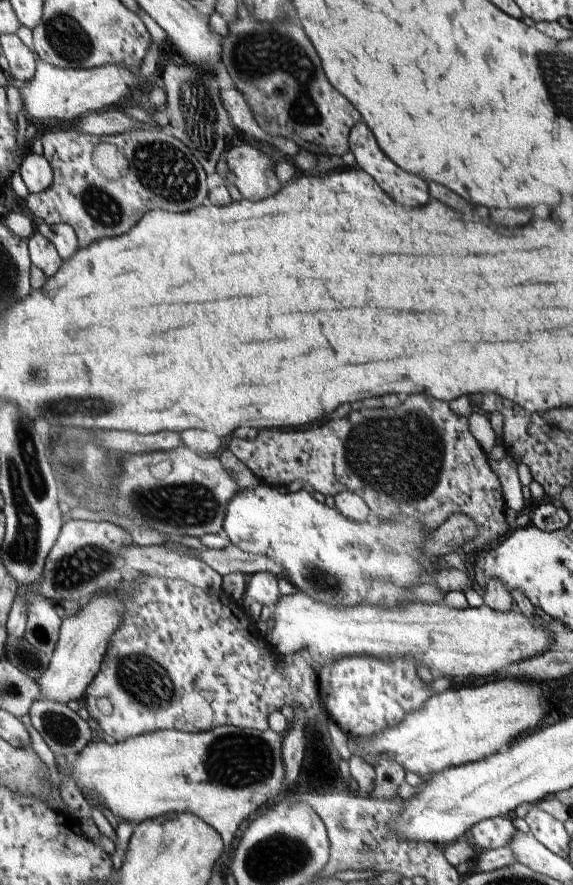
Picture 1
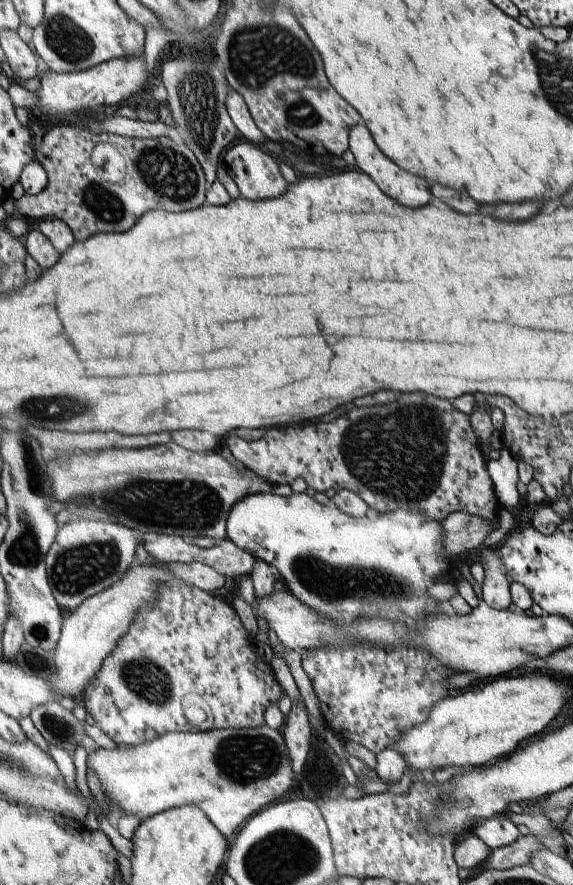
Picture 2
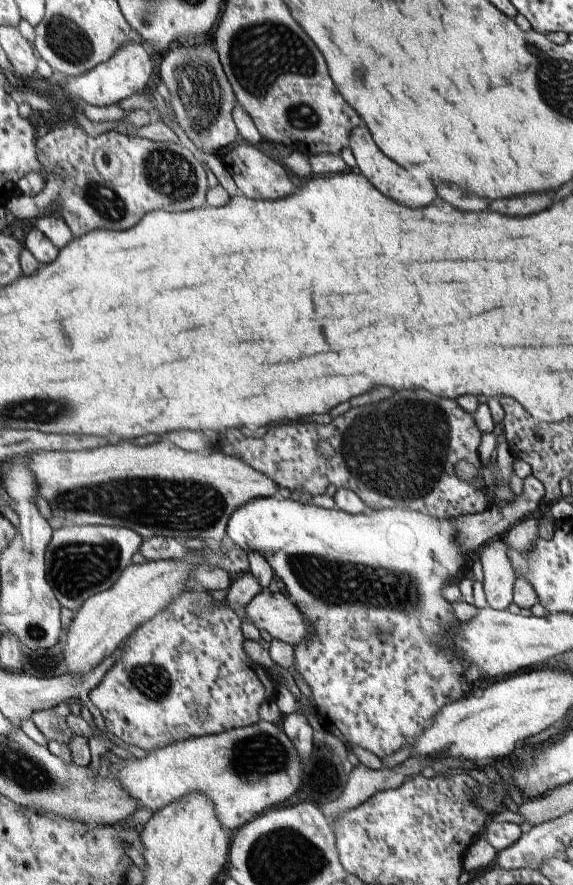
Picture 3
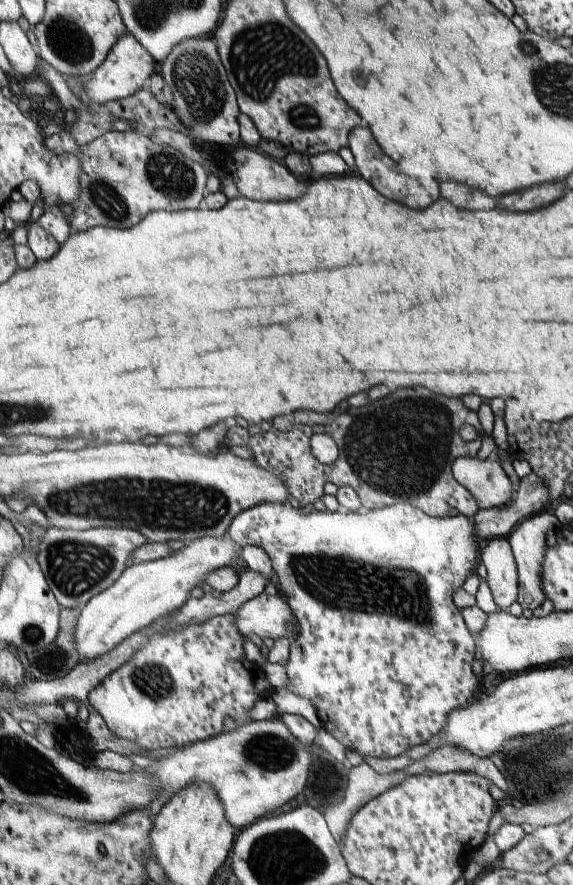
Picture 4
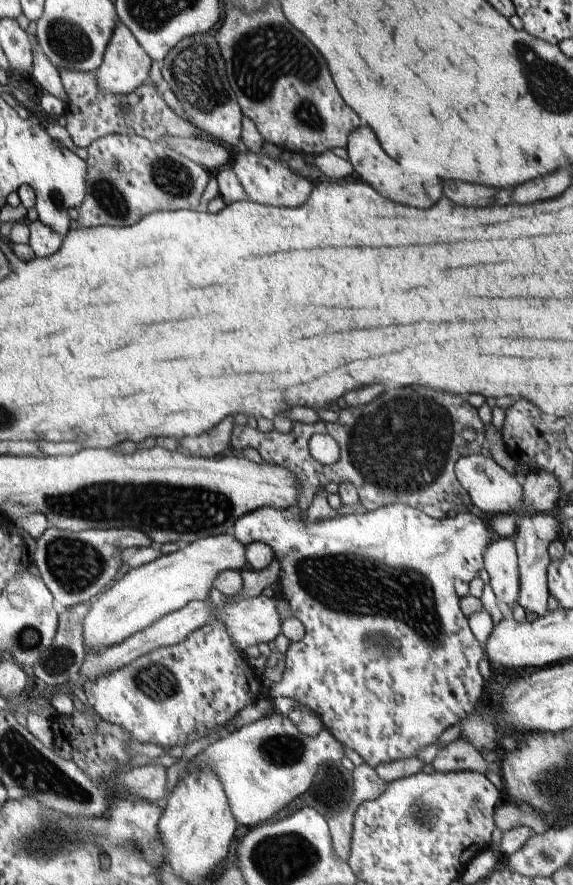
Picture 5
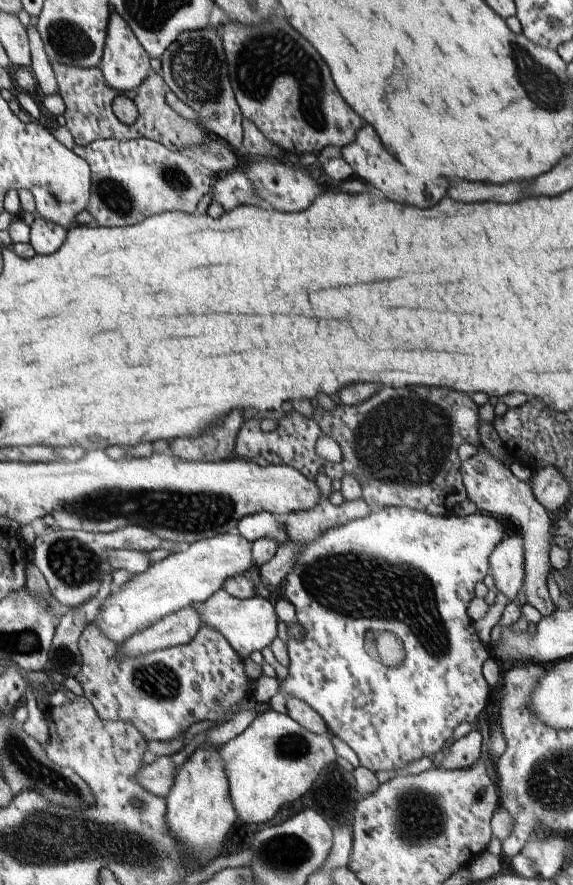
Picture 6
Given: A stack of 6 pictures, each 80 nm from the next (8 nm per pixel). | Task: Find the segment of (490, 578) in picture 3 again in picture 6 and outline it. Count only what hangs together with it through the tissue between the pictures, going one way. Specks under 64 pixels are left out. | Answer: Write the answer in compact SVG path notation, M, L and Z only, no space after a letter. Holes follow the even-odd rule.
M518 533L509 534L503 543L495 548L490 560L492 578L496 588L505 594L510 602L518 598L525 581L524 541Z

